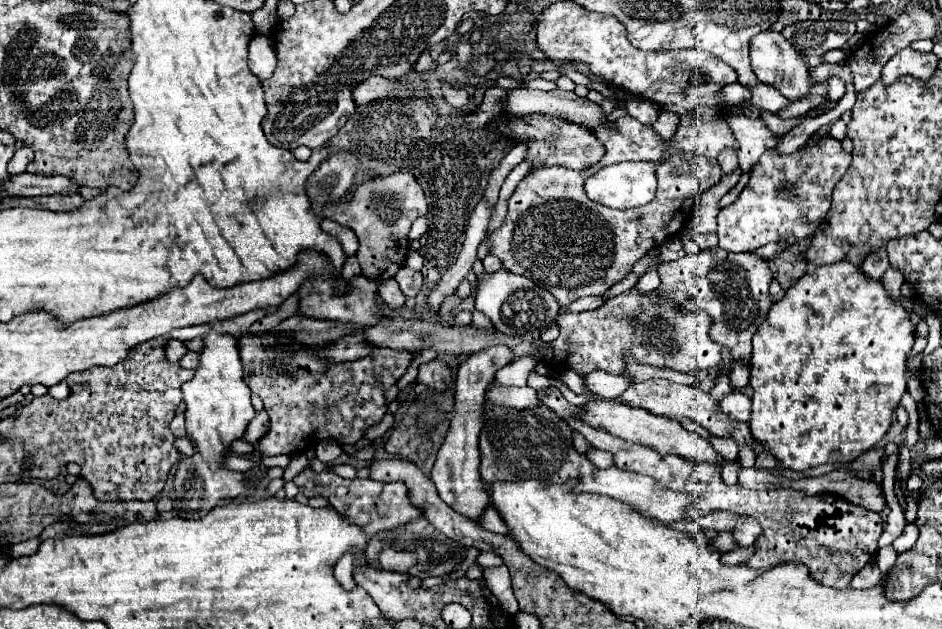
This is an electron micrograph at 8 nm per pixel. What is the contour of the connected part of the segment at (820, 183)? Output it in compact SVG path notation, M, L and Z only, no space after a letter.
M824 136L816 144L808 142L802 148L798 148L794 154L778 154L776 150L766 150L760 160L754 164L750 172L750 180L740 192L738 200L718 214L718 246L728 252L752 252L768 242L780 242L780 244L794 244L810 238L816 228L822 224L830 210L832 200L832 188L836 182L844 176L844 172L850 166L852 156L842 150L840 142L832 136Z

